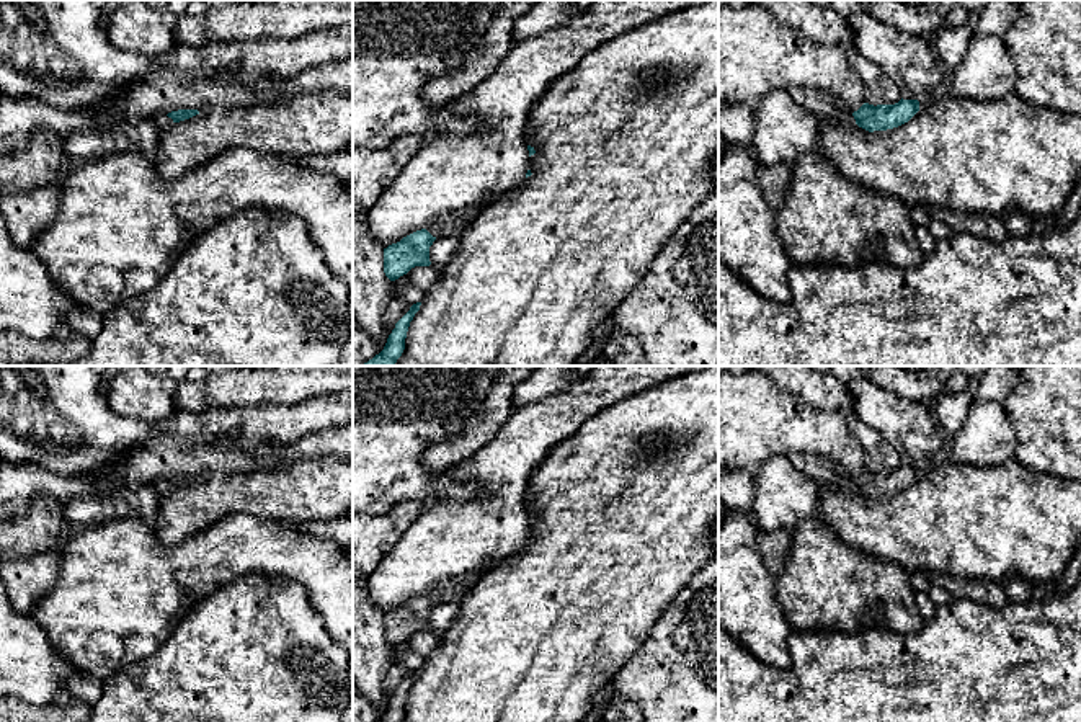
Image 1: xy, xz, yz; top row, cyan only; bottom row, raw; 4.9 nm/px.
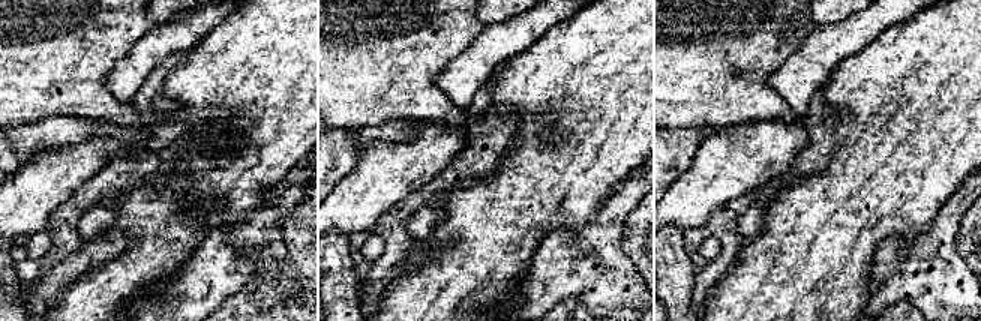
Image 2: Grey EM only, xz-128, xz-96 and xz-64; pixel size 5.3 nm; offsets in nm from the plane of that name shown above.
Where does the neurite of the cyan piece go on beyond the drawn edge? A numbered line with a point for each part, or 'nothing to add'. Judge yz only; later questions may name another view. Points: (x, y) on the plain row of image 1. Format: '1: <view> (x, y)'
1: yz (823, 471)

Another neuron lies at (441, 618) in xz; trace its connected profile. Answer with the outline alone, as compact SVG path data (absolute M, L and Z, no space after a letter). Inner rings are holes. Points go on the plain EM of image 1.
M441 603L429 613L429 627L433 632L444 634L460 614L460 603Z

